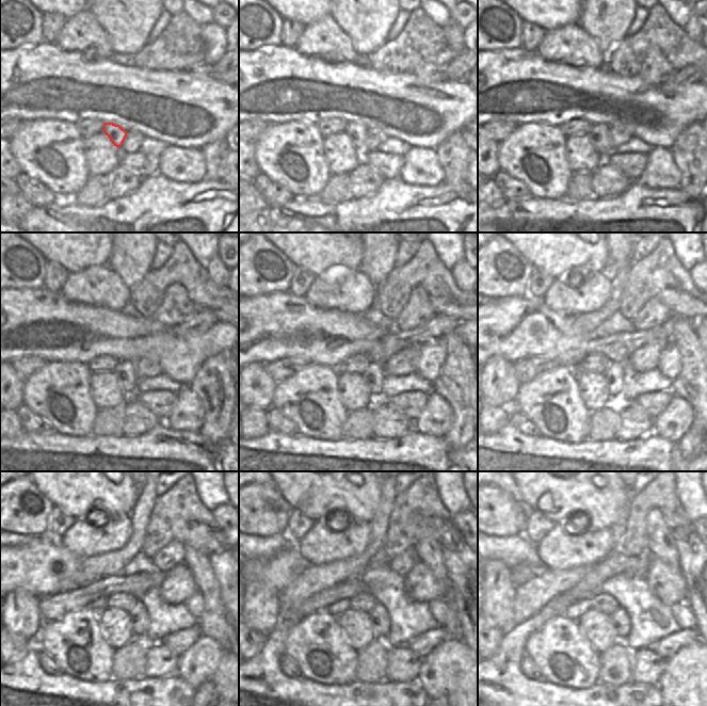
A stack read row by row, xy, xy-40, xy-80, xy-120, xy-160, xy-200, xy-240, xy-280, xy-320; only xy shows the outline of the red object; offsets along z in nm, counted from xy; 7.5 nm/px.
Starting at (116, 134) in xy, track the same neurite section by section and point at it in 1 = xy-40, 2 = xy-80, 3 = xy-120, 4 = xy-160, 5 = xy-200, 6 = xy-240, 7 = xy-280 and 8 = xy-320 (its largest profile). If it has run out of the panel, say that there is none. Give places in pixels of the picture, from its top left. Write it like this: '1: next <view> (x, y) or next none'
1: next xy-40 (356, 131)
2: next xy-80 (598, 133)
3: next xy-120 (125, 371)
4: next xy-160 (373, 375)
5: next xy-200 (614, 374)
6: next xy-240 (139, 614)
7: next xy-280 (379, 615)
8: next xy-320 (620, 618)

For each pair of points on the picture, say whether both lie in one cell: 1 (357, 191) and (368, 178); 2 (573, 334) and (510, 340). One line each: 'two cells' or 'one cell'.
1: one cell
2: one cell

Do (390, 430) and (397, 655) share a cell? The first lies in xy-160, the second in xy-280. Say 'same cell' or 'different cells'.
same cell

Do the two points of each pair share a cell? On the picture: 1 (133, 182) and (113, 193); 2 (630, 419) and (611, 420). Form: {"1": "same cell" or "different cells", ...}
{"1": "same cell", "2": "different cells"}

